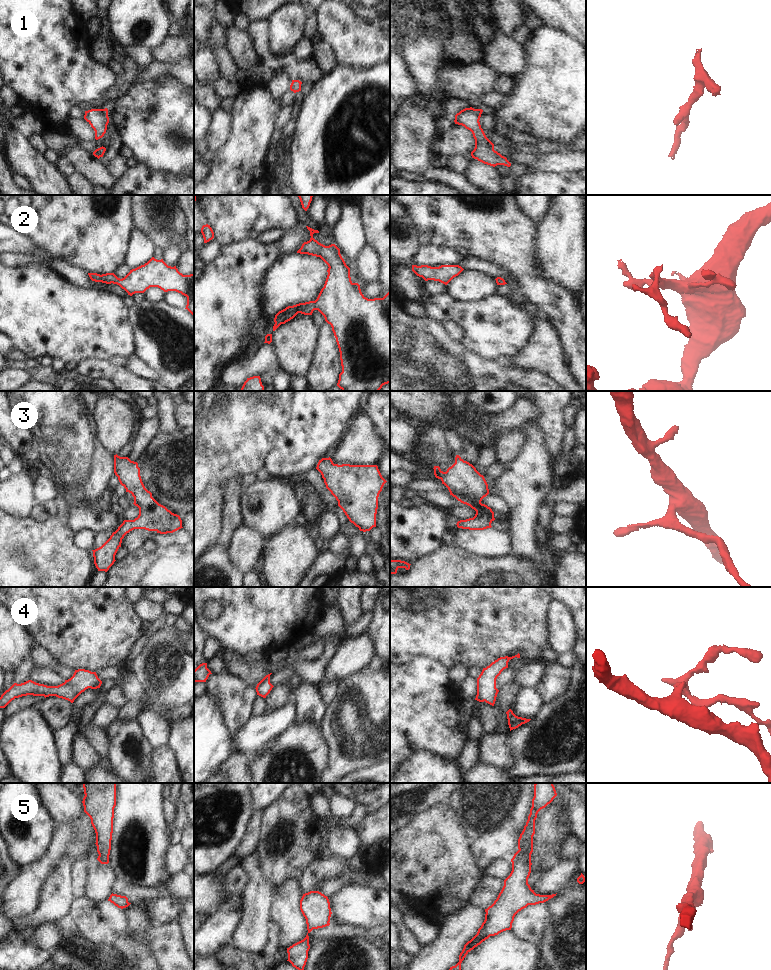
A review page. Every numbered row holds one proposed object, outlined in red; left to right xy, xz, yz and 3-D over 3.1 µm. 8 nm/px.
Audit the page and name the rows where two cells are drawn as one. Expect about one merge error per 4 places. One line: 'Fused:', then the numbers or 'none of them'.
Fused: none of them

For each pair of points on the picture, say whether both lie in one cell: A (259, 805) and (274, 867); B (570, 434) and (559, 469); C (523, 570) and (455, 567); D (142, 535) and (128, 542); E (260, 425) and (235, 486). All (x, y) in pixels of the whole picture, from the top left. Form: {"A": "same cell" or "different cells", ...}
{"A": "different cells", "B": "same cell", "C": "same cell", "D": "same cell", "E": "different cells"}

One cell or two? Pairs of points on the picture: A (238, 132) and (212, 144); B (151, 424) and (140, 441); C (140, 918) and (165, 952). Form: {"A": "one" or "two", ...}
{"A": "two", "B": "one", "C": "two"}

